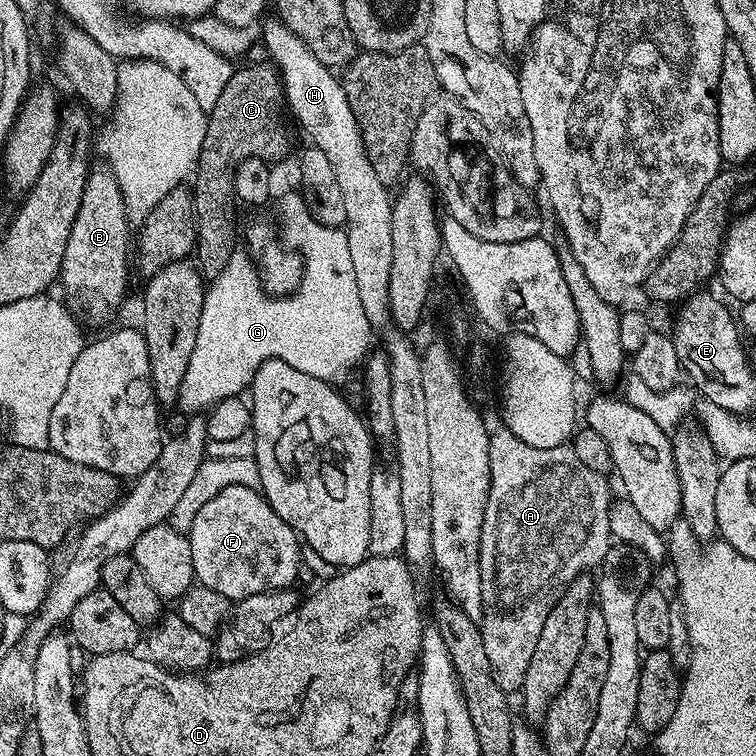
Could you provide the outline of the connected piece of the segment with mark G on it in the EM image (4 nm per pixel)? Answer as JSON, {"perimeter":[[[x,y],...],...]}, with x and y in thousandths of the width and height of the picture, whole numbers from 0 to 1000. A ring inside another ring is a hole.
{"perimeter":[[[392,254],[378,255],[370,265],[368,290],[376,321],[402,341],[402,366],[394,385],[384,392],[361,392],[351,386],[343,358],[327,332],[307,335],[304,347],[299,347],[299,357],[283,366],[270,388],[262,452],[257,452],[257,468],[251,468],[251,484],[246,484],[246,500],[235,530],[237,544],[265,548],[294,526],[319,522],[332,509],[341,484],[353,476],[372,476],[389,484],[389,489],[399,489],[399,495],[446,505],[476,475],[478,480],[488,470],[487,454],[492,450],[495,435],[484,421],[484,410],[479,410],[474,372],[468,368],[468,351],[463,343],[463,320],[454,302],[431,299],[419,291],[409,269],[398,259]]]}

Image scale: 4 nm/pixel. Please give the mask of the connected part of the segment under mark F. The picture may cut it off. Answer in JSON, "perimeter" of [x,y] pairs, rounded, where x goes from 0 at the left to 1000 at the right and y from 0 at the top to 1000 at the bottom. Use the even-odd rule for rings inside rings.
{"perimeter":[[[299,643],[294,653],[278,659],[278,664],[262,675],[262,685],[257,685],[254,700],[246,708],[251,717],[251,733],[257,738],[259,767],[288,780],[288,786],[299,786],[303,796],[390,774],[392,761],[397,757],[398,716],[392,702],[368,685],[365,676],[337,646]]]}

